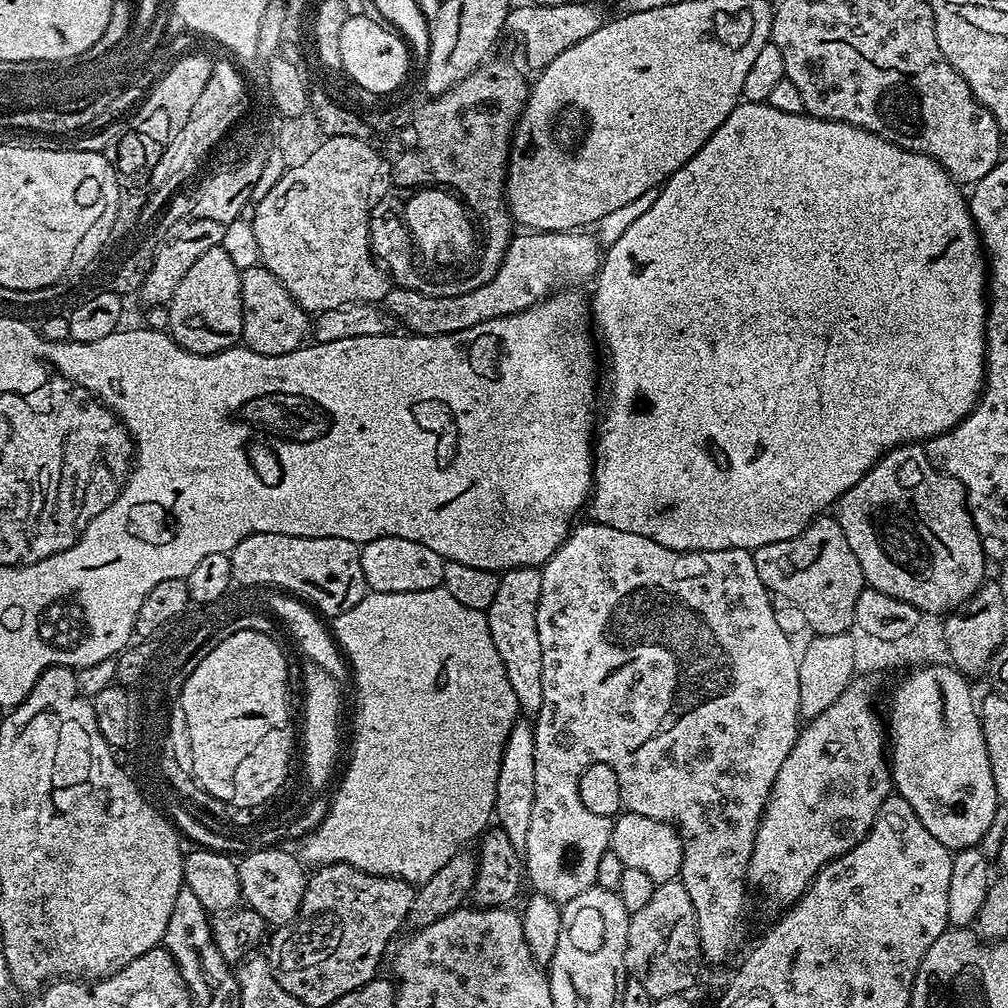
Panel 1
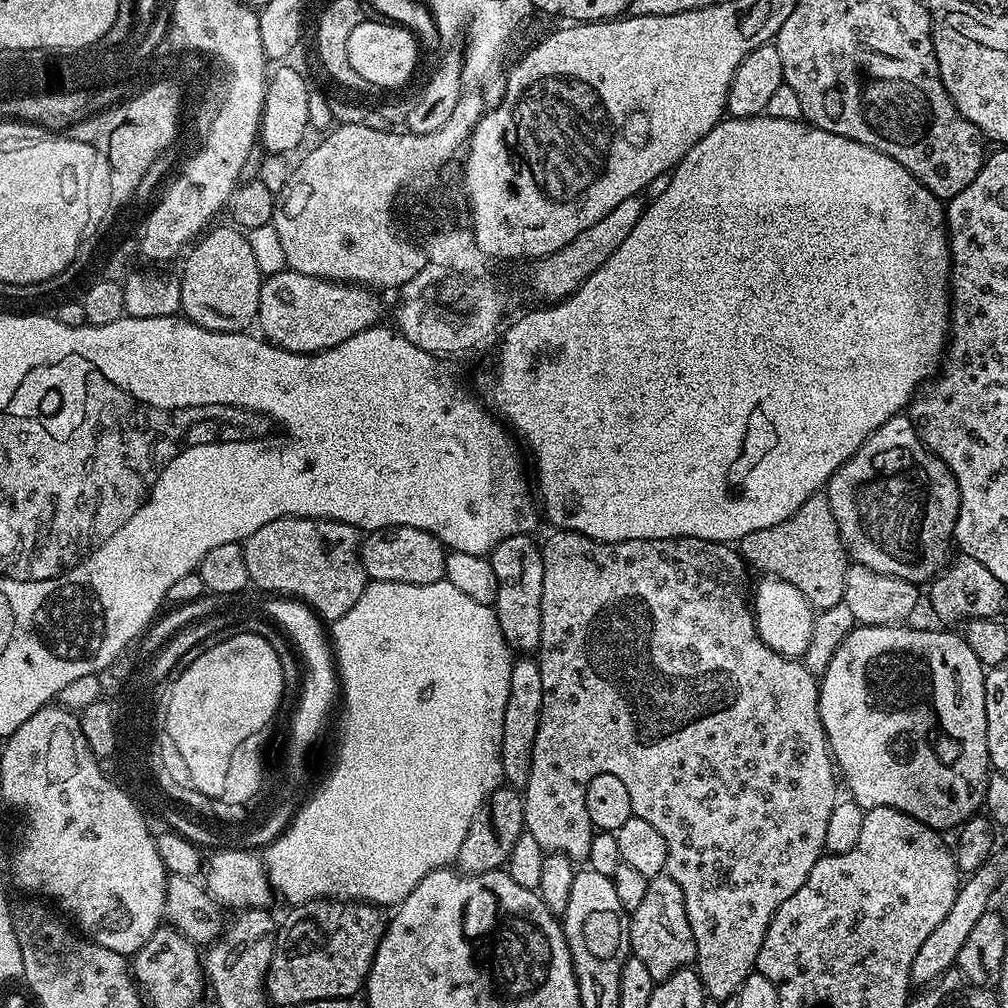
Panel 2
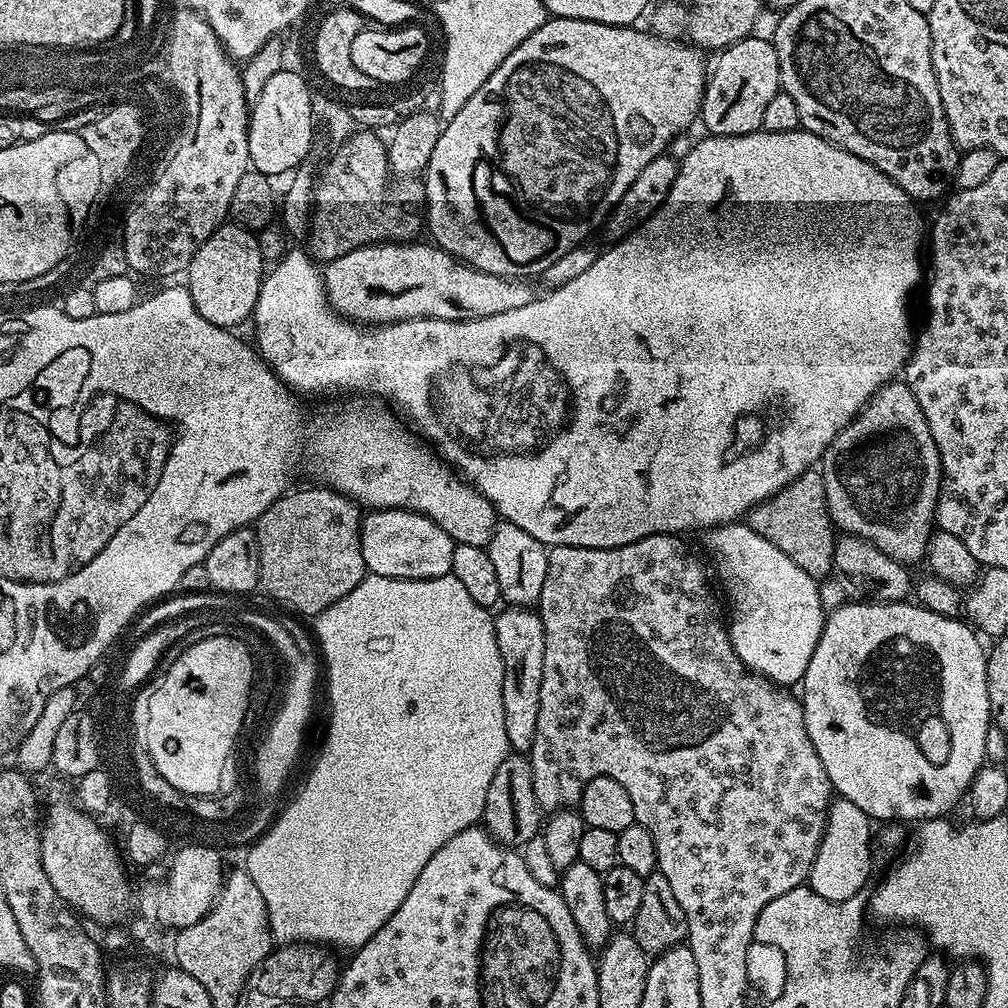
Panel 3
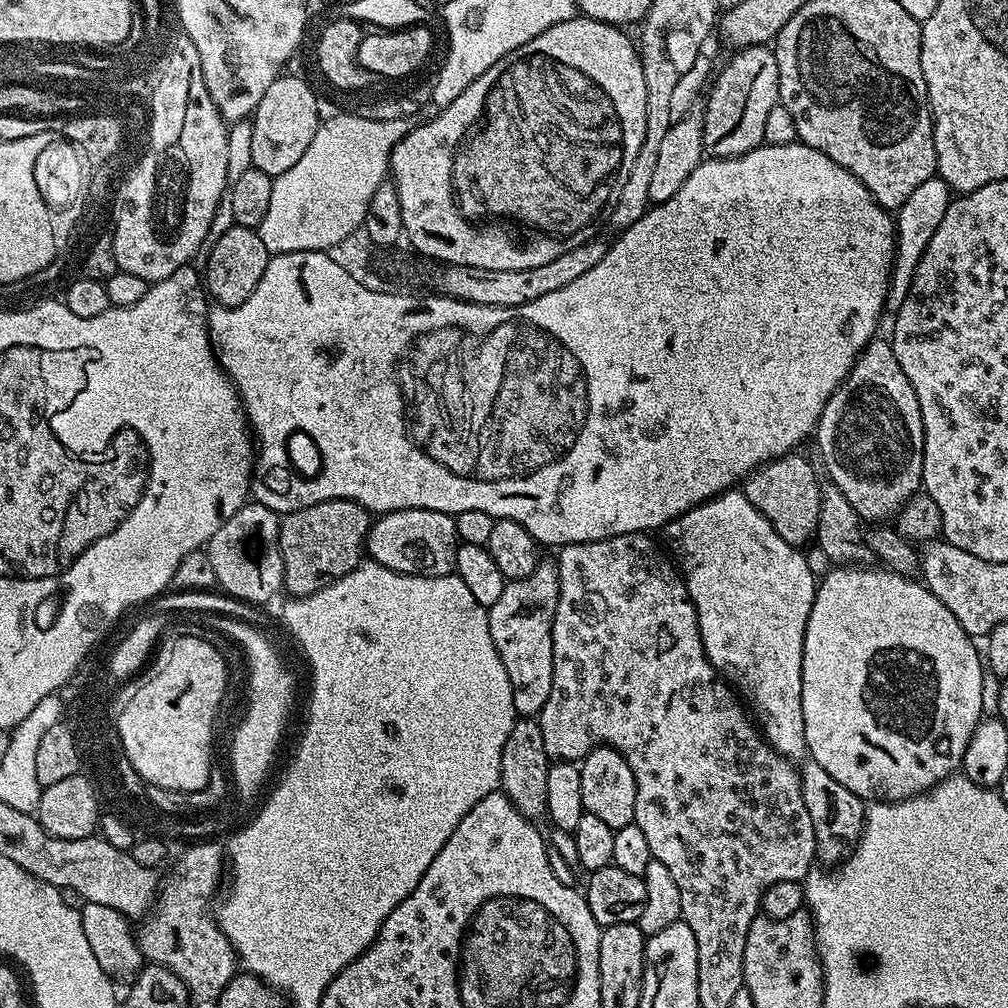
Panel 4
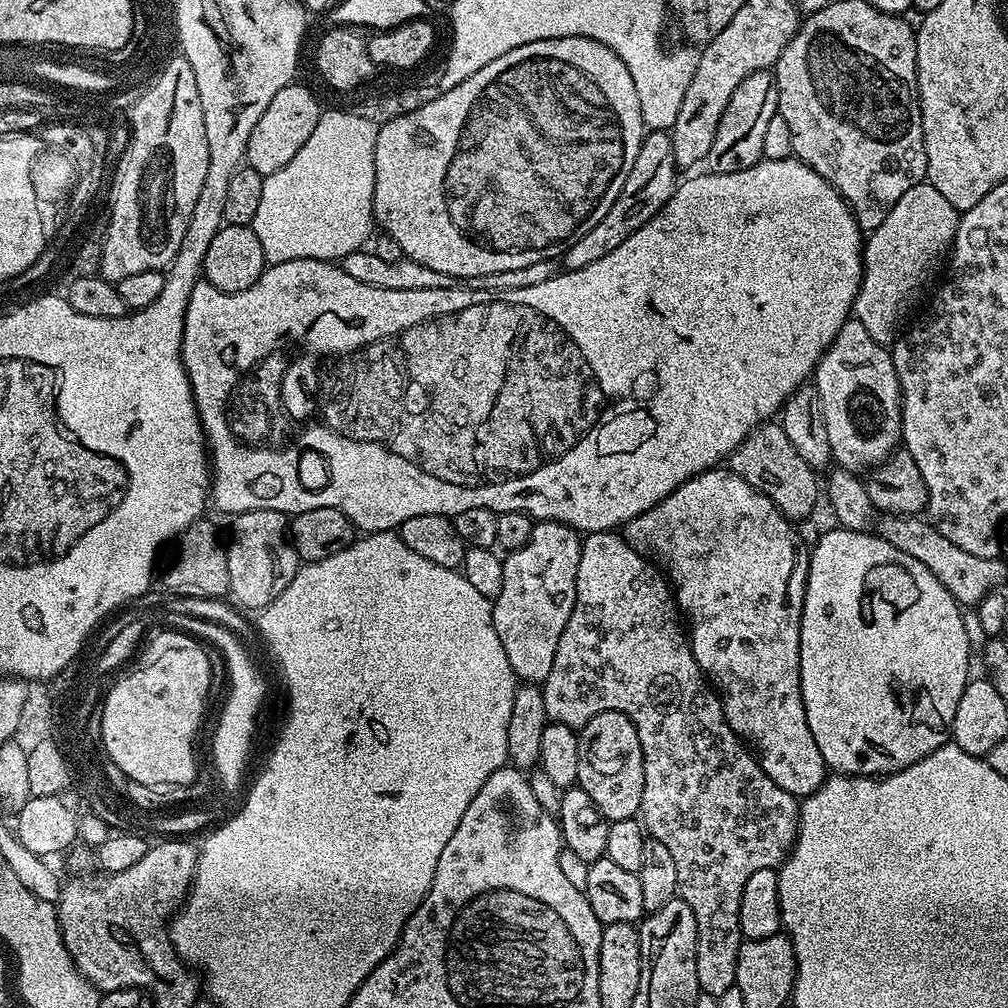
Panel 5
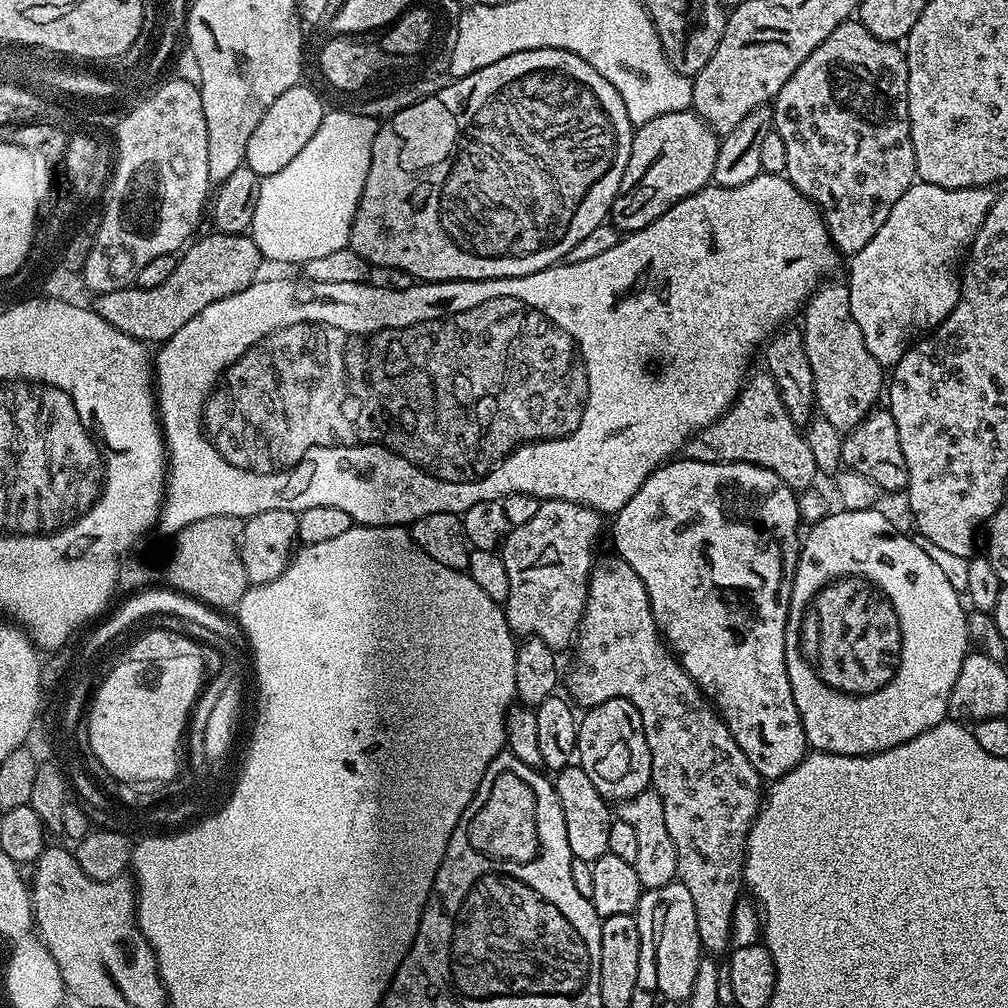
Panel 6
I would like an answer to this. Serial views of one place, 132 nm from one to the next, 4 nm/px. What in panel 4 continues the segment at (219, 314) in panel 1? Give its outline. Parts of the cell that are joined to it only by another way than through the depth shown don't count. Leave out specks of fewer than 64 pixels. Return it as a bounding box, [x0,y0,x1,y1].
[202,226,270,308]

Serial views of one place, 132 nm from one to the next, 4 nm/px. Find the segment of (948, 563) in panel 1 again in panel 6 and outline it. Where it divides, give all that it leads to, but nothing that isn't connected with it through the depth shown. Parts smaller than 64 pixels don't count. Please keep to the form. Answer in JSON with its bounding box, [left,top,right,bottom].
[802,283,886,434]

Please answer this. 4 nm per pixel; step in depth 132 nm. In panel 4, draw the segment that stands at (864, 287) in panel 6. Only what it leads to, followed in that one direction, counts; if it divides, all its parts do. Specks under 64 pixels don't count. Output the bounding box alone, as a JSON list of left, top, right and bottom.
[887,175,950,310]

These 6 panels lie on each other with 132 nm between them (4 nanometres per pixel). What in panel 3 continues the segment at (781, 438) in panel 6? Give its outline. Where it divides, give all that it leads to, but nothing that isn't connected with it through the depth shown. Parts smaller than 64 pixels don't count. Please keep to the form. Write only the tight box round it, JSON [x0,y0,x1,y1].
[746,470,837,578]

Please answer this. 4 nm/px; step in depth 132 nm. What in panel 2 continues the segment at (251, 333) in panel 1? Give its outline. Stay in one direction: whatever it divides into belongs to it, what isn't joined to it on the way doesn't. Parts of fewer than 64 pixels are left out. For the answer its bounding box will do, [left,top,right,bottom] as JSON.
[256,270,381,352]

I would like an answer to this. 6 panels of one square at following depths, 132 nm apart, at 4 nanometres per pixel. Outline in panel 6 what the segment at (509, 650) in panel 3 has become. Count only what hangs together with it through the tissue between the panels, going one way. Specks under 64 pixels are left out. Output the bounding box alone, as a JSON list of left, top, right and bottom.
[502,500,601,650]

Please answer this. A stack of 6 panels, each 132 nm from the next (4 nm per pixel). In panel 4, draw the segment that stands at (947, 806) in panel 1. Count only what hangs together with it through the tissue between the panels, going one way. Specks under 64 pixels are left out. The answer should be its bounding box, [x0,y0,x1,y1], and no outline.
[802,566,986,802]

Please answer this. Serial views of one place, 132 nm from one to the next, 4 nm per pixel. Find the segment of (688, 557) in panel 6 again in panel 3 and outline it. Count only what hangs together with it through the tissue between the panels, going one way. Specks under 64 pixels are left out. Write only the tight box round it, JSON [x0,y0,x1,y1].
[703,522,873,902]

